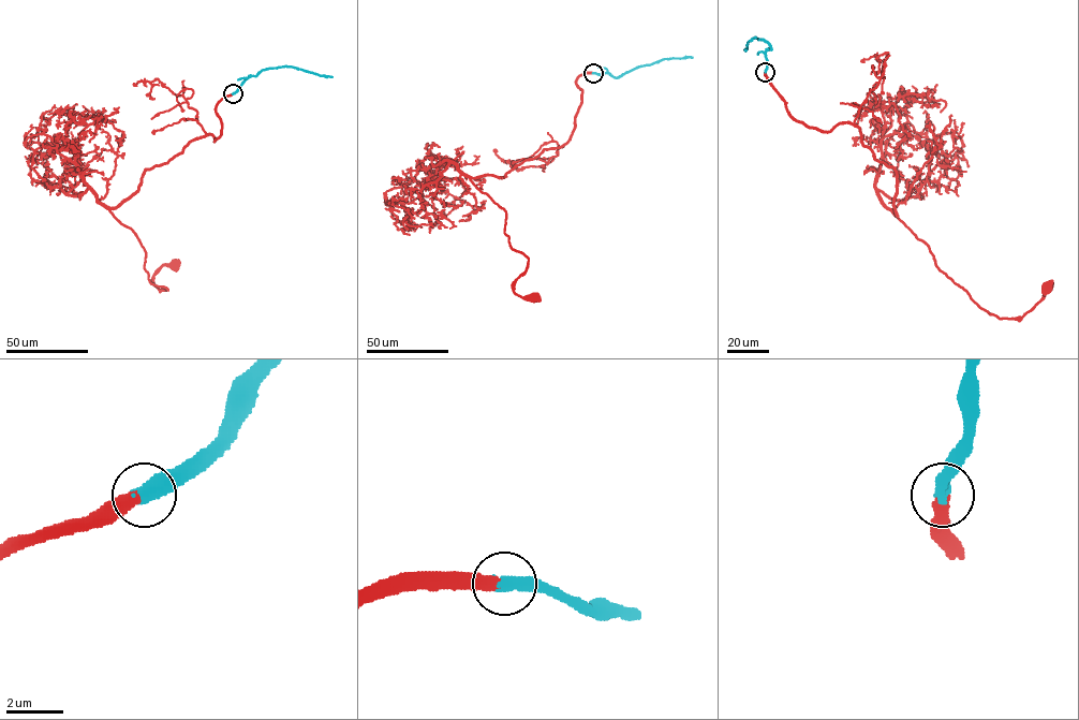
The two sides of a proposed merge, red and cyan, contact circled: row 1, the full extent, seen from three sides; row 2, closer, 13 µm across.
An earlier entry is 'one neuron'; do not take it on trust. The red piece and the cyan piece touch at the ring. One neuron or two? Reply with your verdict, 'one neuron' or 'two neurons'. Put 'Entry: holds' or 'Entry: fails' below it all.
one neuron
Entry: holds

